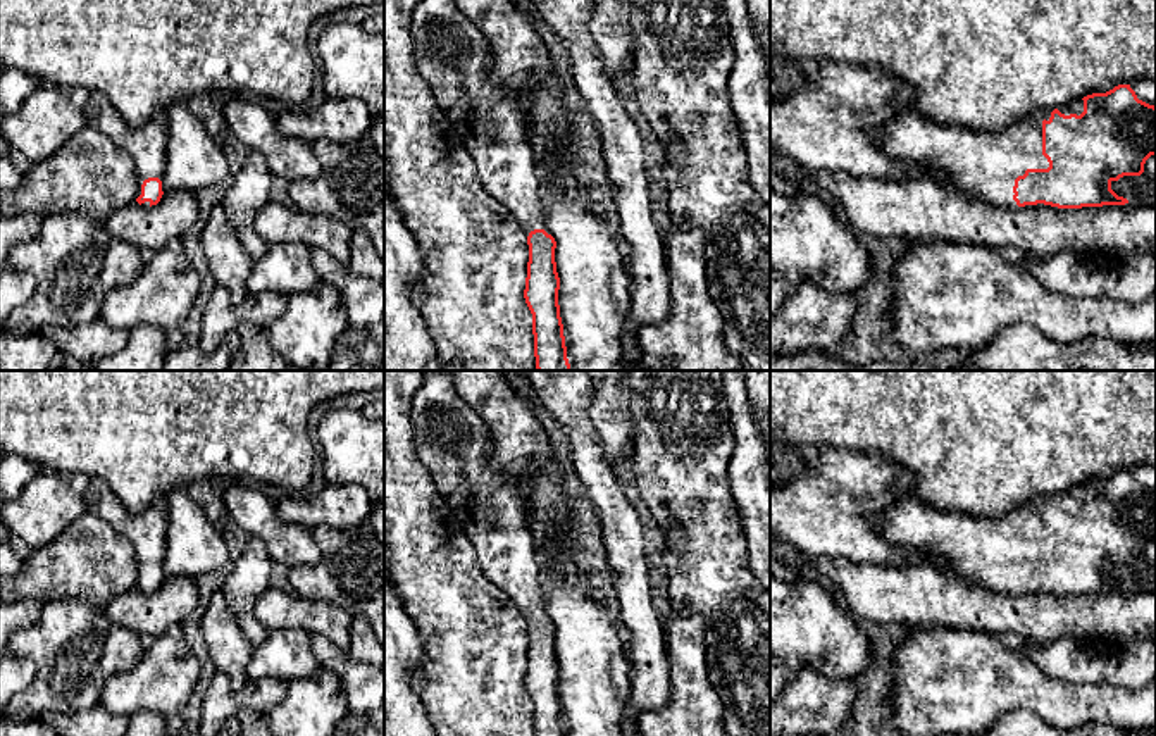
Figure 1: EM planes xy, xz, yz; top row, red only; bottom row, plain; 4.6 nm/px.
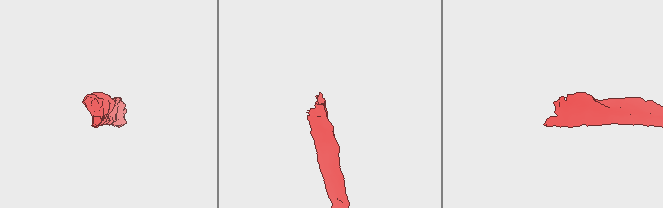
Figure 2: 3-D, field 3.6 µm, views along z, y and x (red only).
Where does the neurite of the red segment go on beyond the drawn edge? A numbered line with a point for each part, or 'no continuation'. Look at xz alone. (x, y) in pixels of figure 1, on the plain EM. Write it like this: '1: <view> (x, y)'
1: xz (452, 440)

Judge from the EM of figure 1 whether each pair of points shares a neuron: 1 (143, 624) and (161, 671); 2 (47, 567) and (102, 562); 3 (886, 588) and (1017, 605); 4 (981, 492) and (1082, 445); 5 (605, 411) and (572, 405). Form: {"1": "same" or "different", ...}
{"1": "different", "2": "same", "3": "same", "4": "same", "5": "different"}

